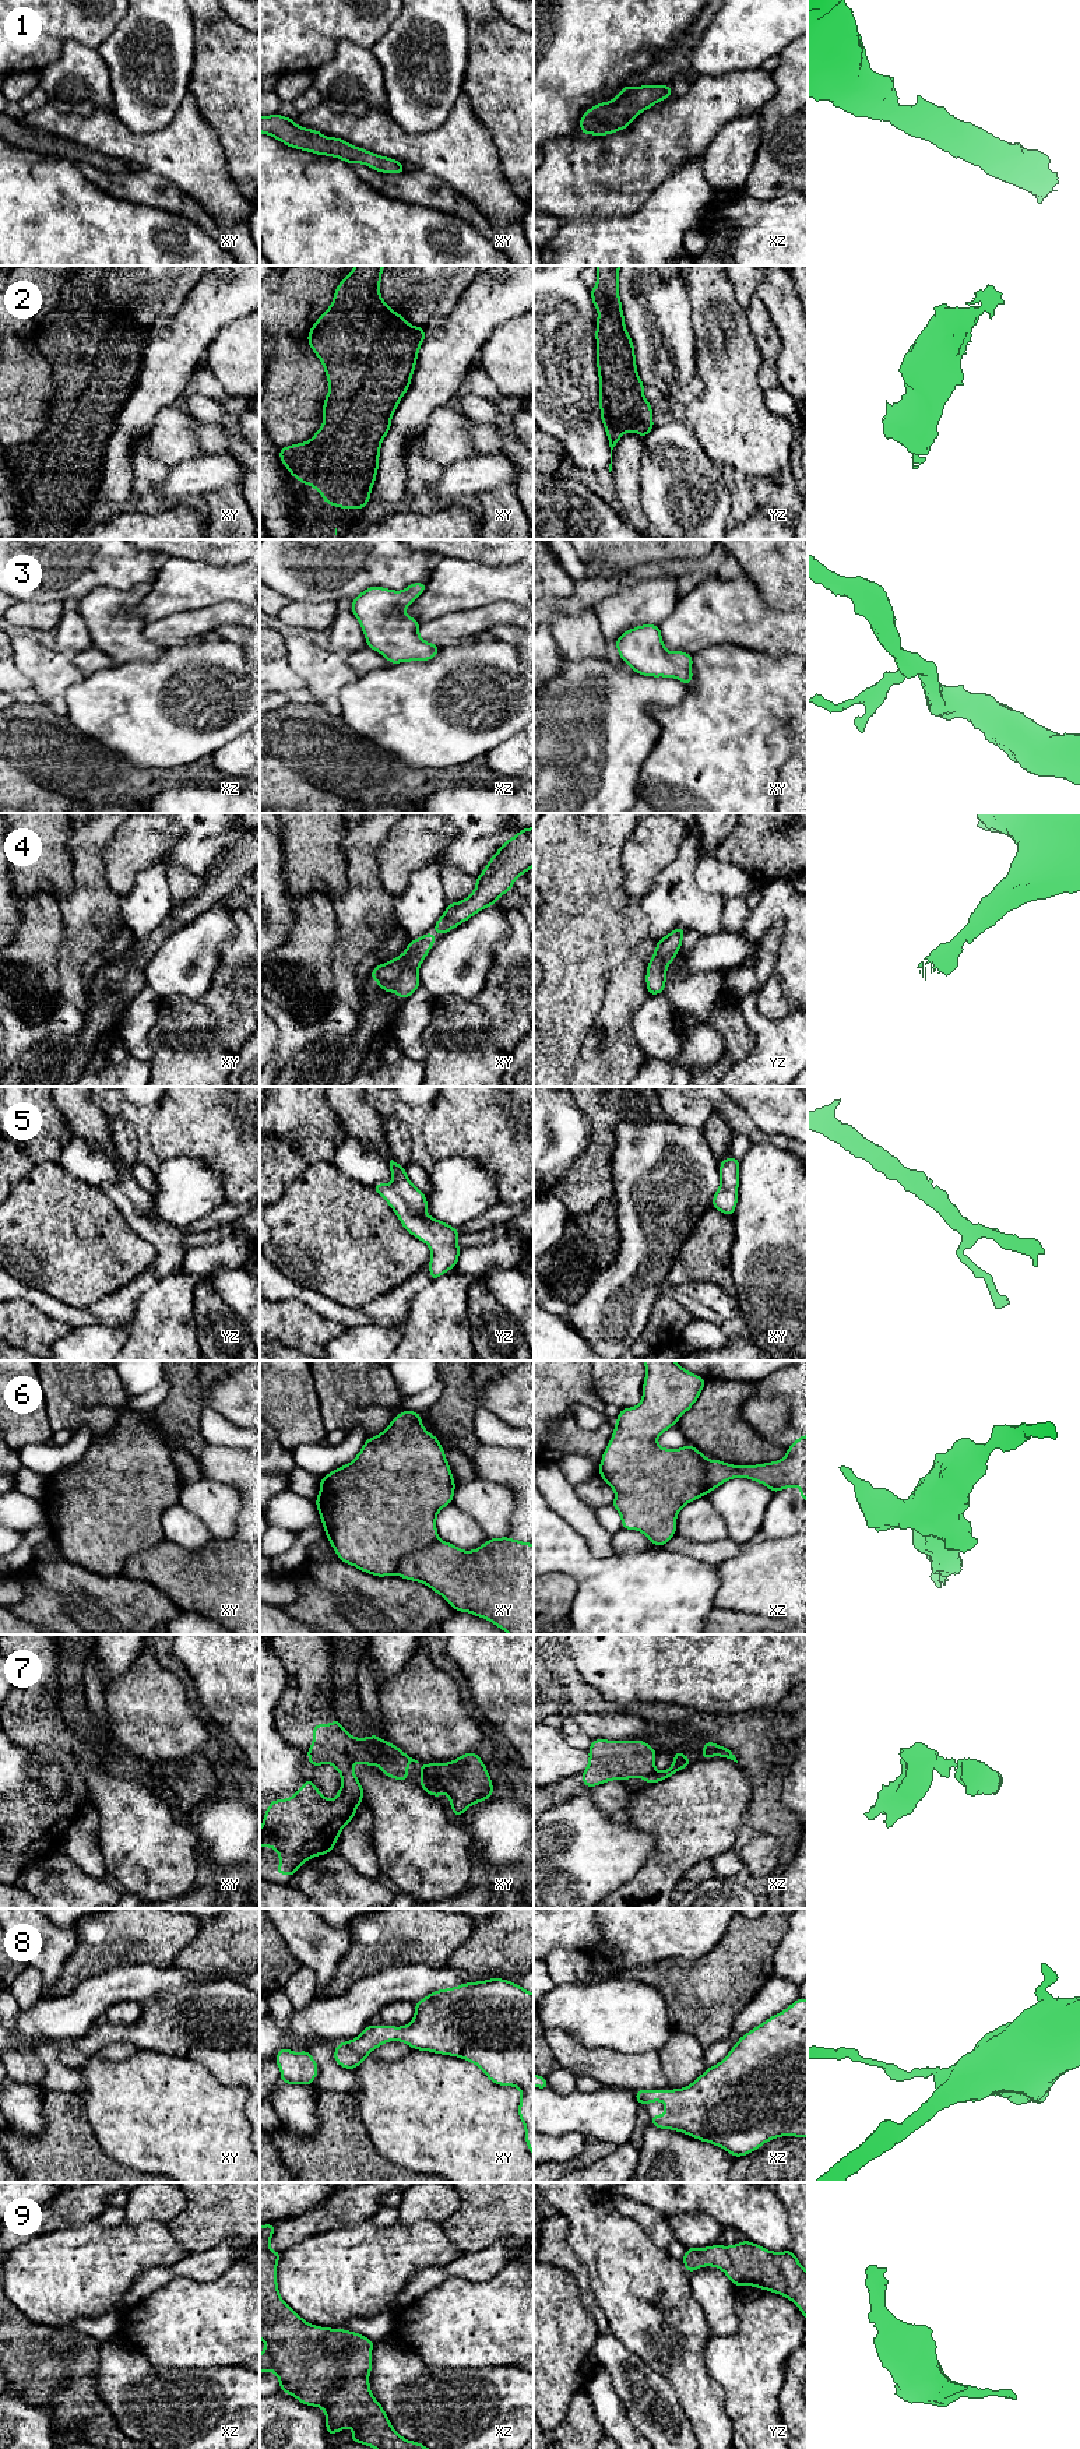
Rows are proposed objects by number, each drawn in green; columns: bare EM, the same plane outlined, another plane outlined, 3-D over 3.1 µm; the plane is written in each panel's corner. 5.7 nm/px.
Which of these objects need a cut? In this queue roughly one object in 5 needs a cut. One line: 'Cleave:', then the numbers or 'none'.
Cleave: 6, 7

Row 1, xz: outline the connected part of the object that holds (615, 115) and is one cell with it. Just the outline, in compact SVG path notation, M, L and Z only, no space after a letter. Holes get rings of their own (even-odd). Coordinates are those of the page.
M626 85L615 99L590 108L580 119L580 130L592 136L625 130L641 112L671 95L671 85Z

